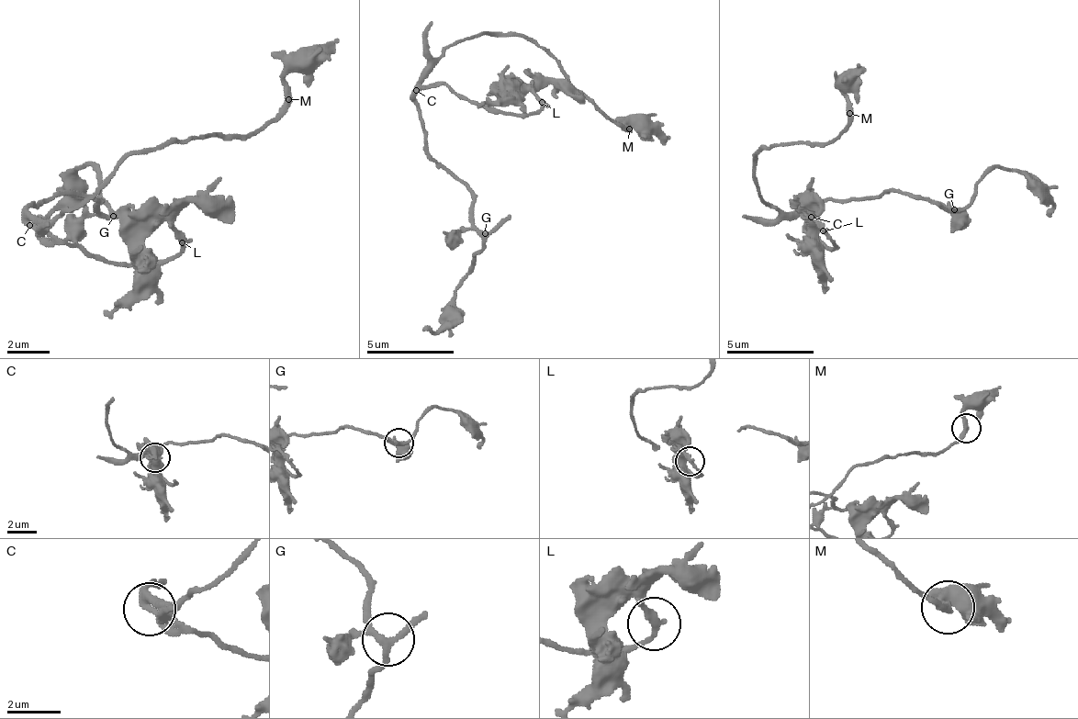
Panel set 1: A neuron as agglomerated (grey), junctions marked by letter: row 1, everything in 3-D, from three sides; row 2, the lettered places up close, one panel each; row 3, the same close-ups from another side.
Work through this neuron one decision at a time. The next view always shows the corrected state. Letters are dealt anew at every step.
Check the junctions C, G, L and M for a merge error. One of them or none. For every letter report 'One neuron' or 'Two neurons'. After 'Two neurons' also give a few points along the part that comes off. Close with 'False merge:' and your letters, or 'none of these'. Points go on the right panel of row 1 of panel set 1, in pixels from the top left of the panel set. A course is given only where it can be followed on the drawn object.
C: One neuron
G: One neuron
L: One neuron
M: One neuron
False merge: none of these

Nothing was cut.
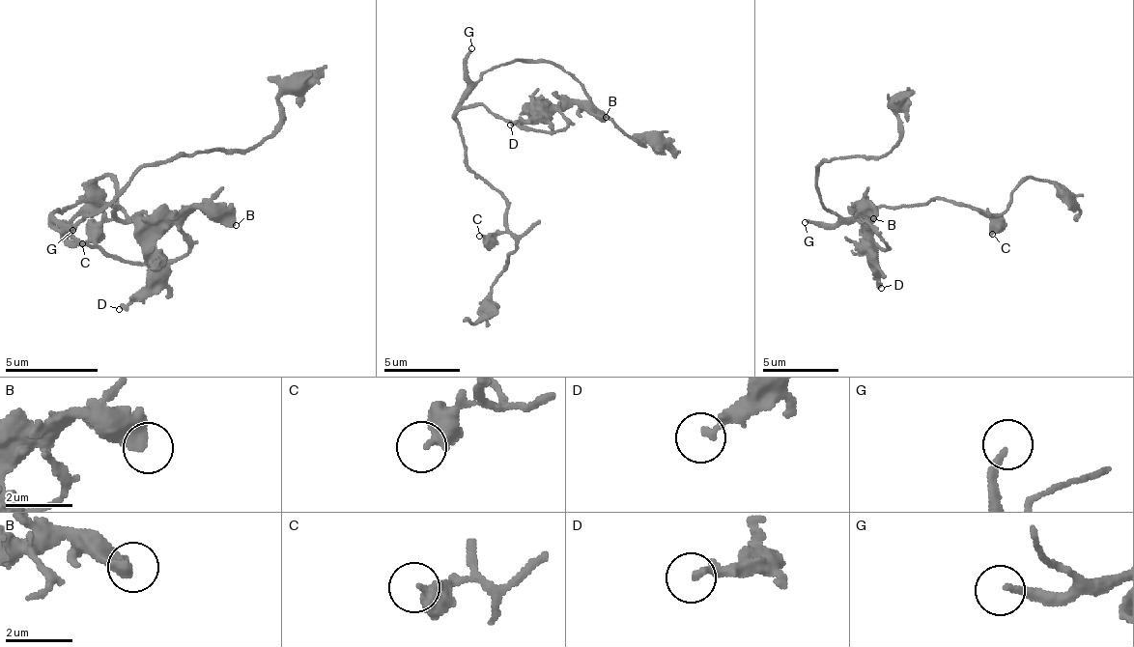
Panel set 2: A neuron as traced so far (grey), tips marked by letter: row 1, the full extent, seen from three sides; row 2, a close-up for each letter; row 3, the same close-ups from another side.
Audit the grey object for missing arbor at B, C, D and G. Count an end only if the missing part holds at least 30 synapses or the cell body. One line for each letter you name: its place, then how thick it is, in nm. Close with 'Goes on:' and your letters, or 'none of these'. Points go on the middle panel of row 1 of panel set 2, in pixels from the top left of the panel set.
G: place (471, 48); calibre 200 nm
Goes on: G

